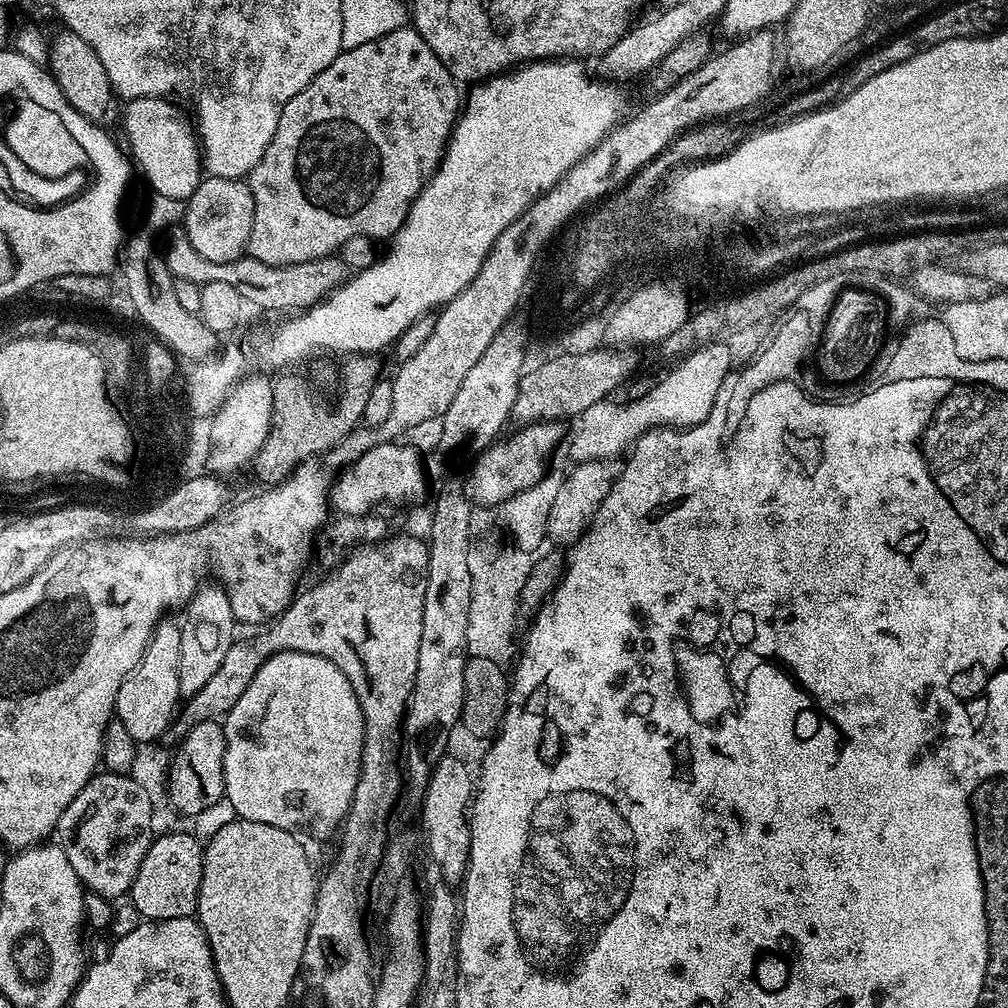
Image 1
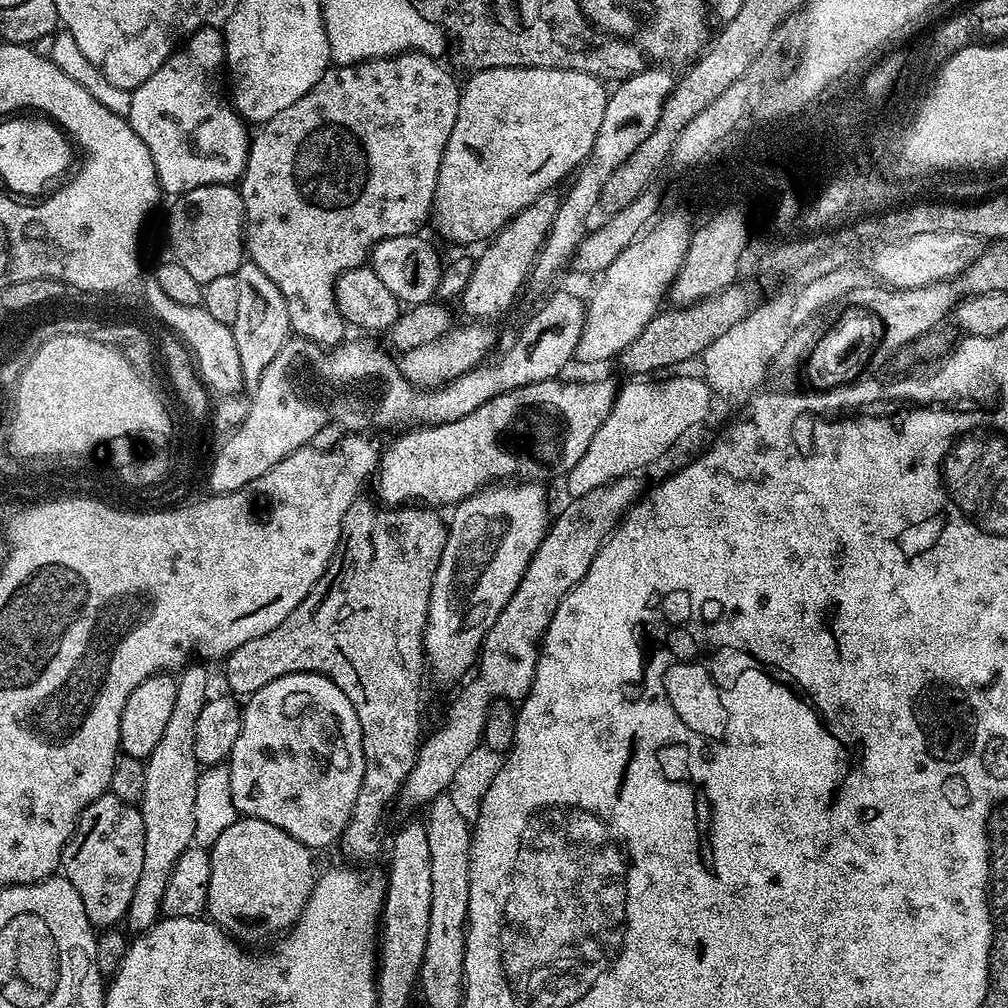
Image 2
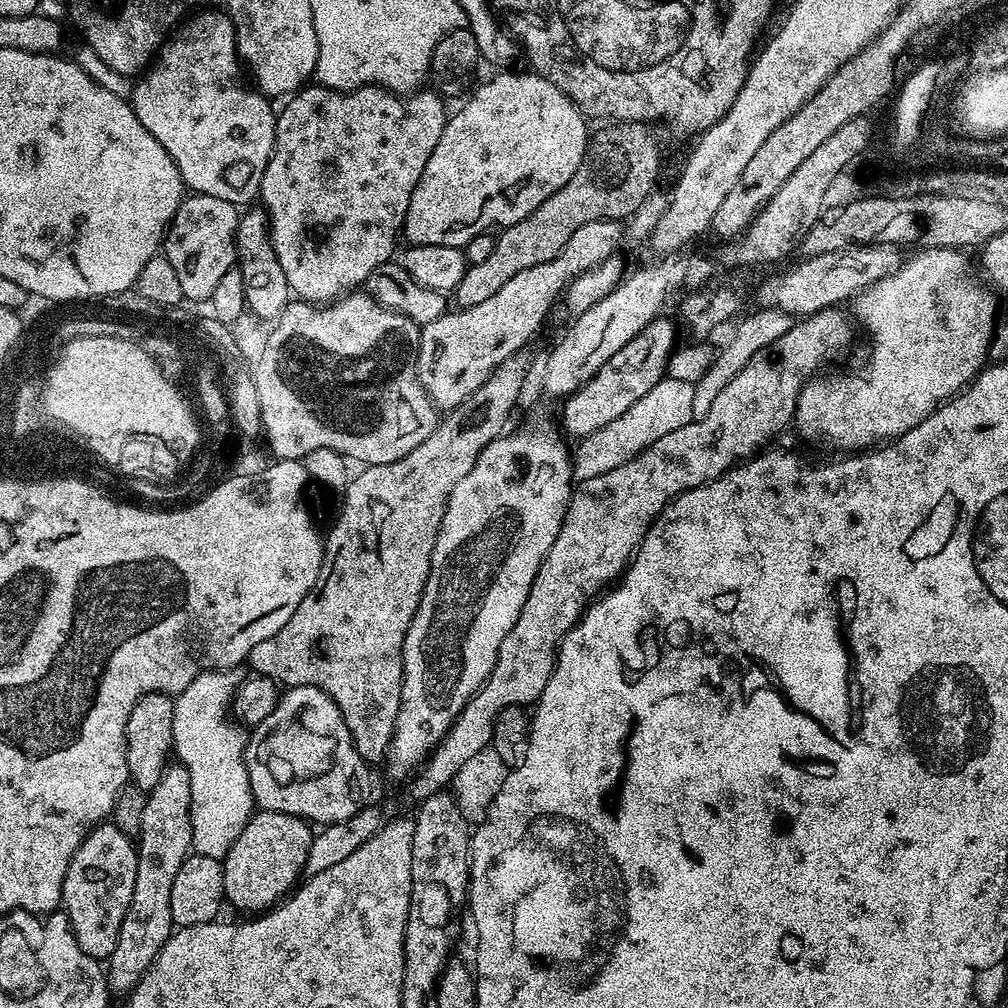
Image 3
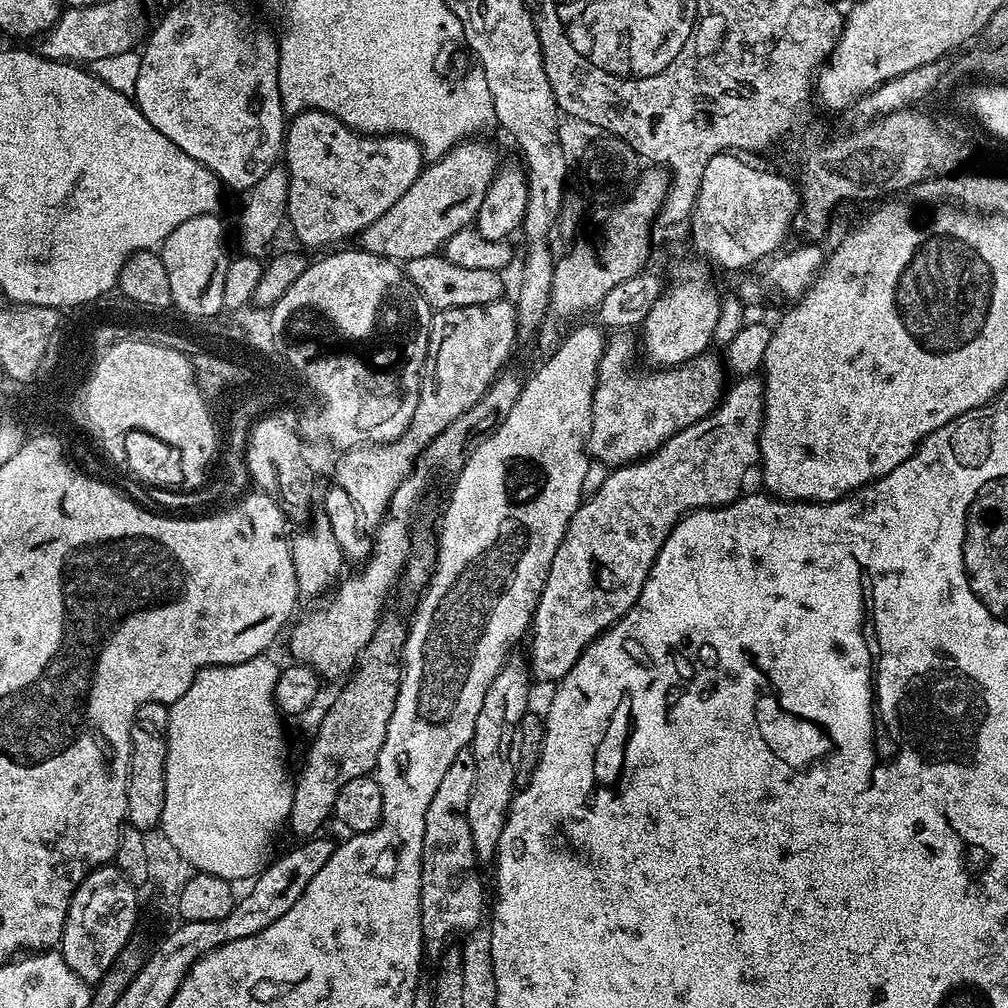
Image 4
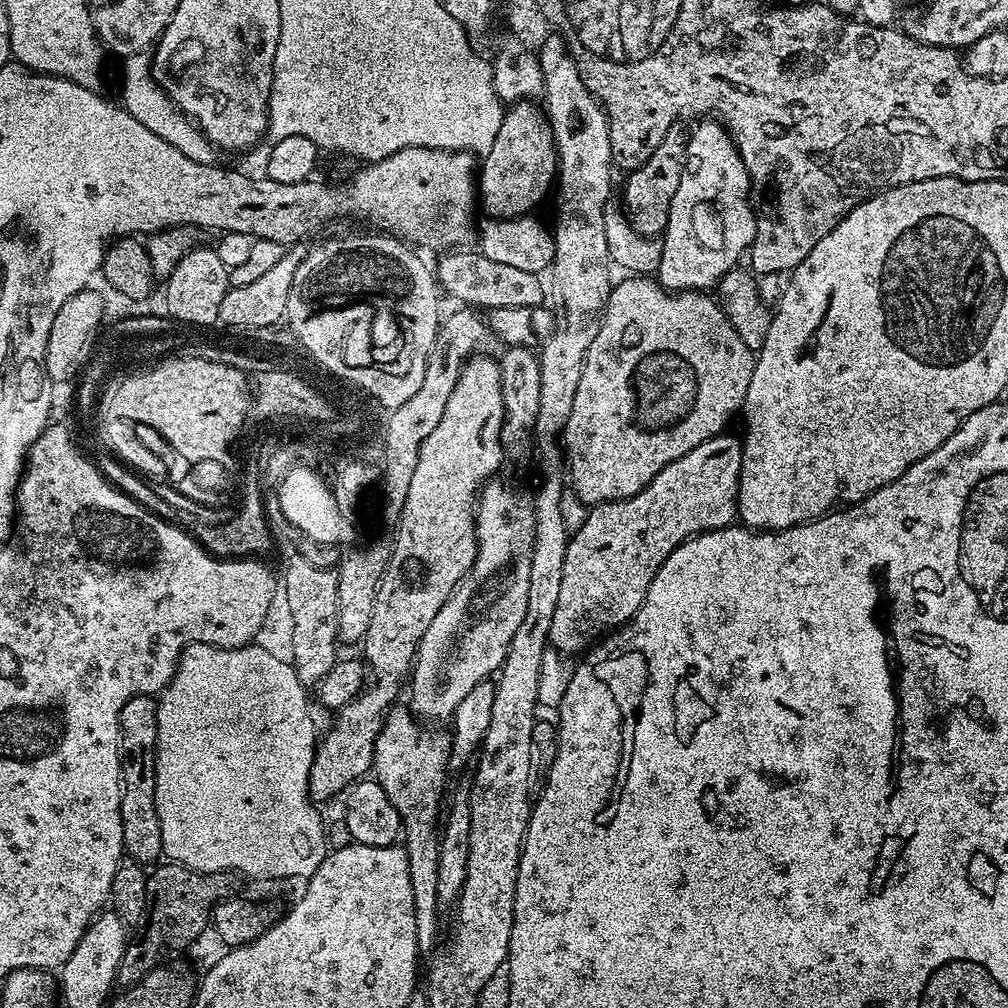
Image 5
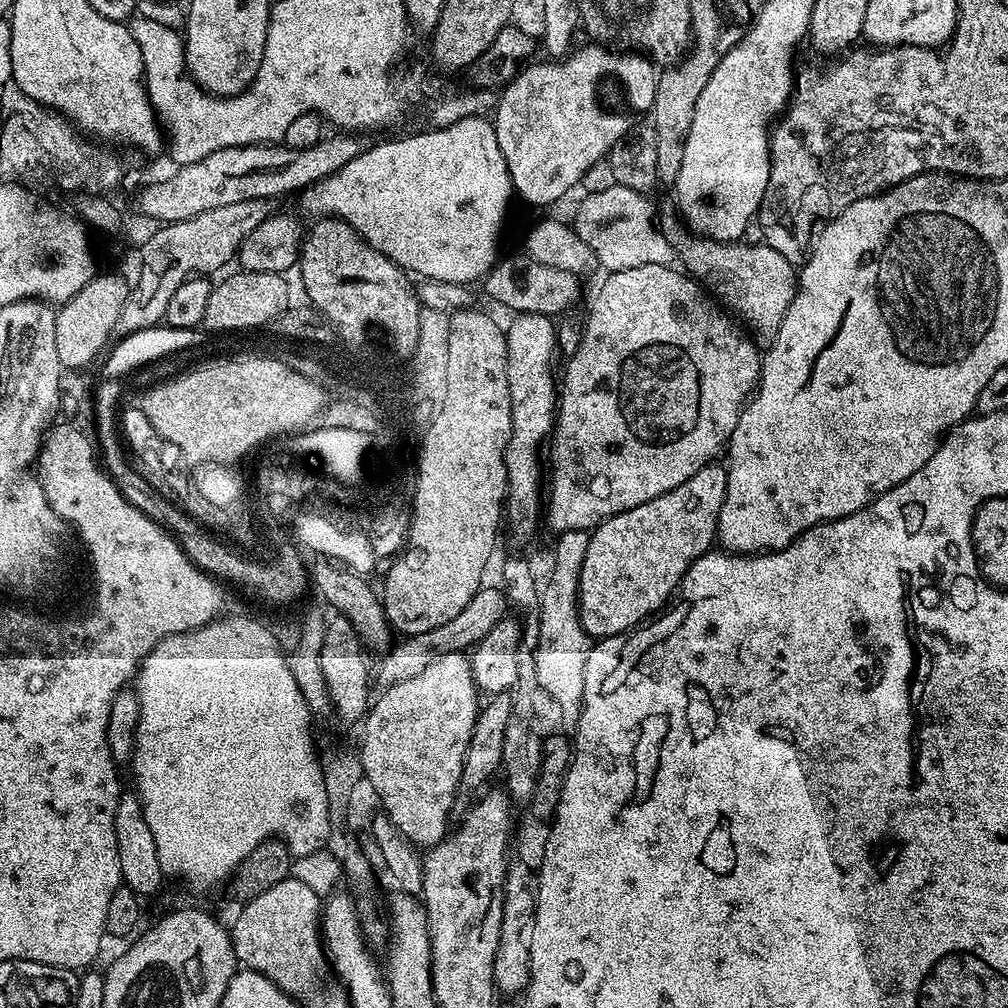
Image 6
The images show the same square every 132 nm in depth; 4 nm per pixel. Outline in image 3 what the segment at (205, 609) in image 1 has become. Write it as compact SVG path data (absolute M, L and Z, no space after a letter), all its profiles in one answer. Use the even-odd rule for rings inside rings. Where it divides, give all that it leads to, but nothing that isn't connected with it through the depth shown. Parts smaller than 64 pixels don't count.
M172 762L164 769L158 786L146 794L136 850L138 870L134 878L134 894L130 894L130 906L126 910L126 918L122 918L118 942L106 961L108 990L113 997L127 997L136 989L158 958L162 946L166 946L172 936L174 925L170 914L170 889L174 886L178 870L182 870L182 862L192 851L190 782L183 766Z

